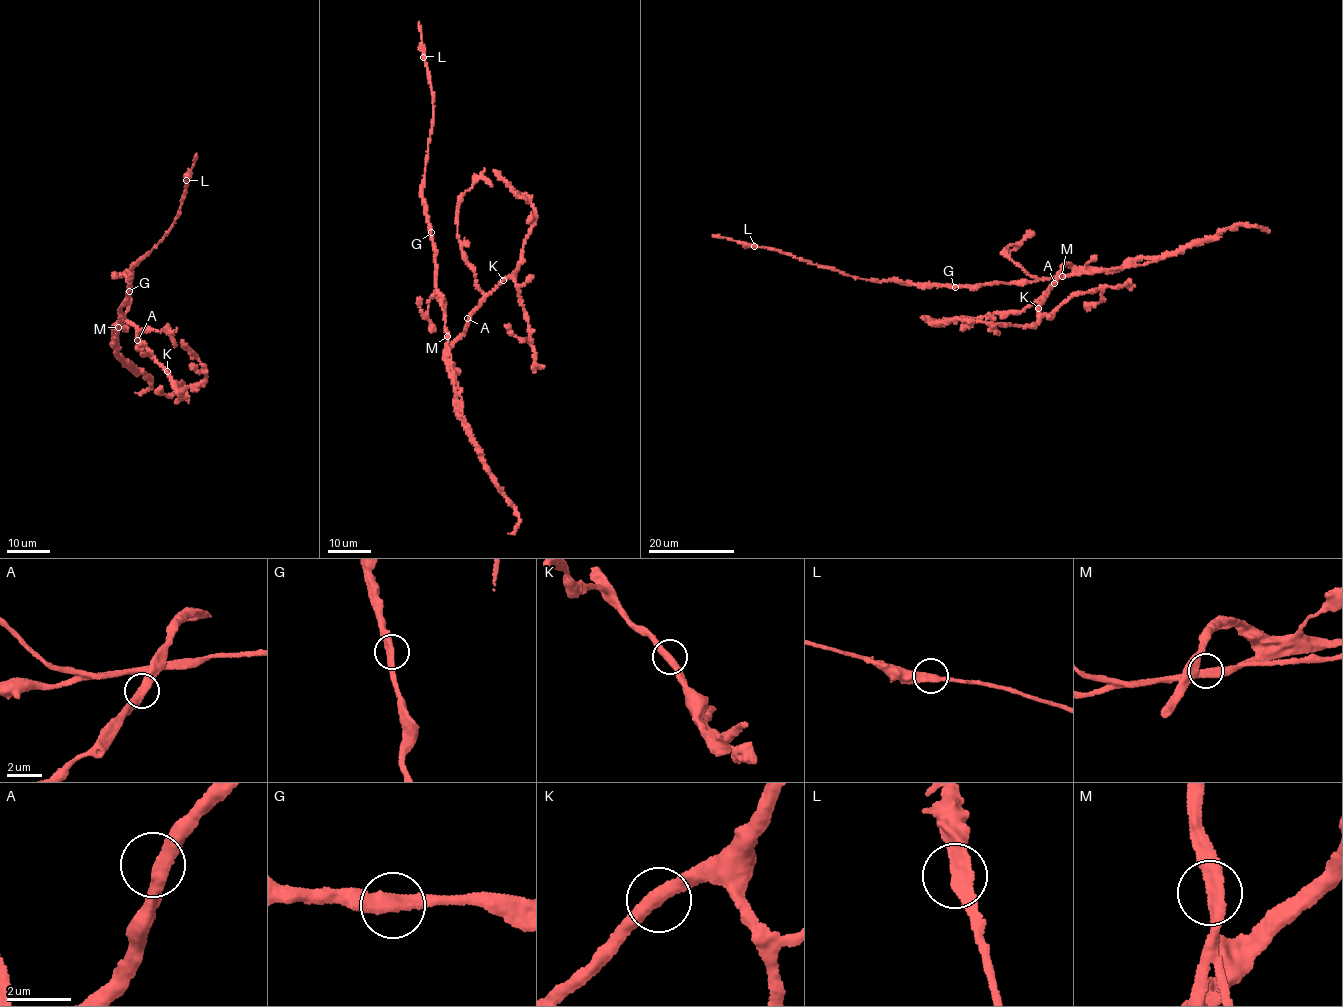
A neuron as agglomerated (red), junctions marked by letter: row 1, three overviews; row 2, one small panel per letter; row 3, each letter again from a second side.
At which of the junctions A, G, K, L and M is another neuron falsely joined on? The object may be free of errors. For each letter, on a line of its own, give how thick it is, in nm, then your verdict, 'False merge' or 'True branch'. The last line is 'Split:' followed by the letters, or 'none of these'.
A: Thickness 380 nm. True branch
G: Thickness 400 nm. True branch
K: Thickness 400 nm. True branch
L: Thickness 380 nm. True branch
M: Thickness 400 nm. False merge
Split: M

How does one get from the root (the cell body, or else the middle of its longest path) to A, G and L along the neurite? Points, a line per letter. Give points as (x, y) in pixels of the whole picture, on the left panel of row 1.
A: (121, 312), (118, 328), (114, 327), (124, 321), (131, 324), (136, 328), (137, 340)
G: (121, 312), (129, 291)
L: (121, 312), (130, 288), (132, 269), (175, 222), (186, 193), (186, 180)

